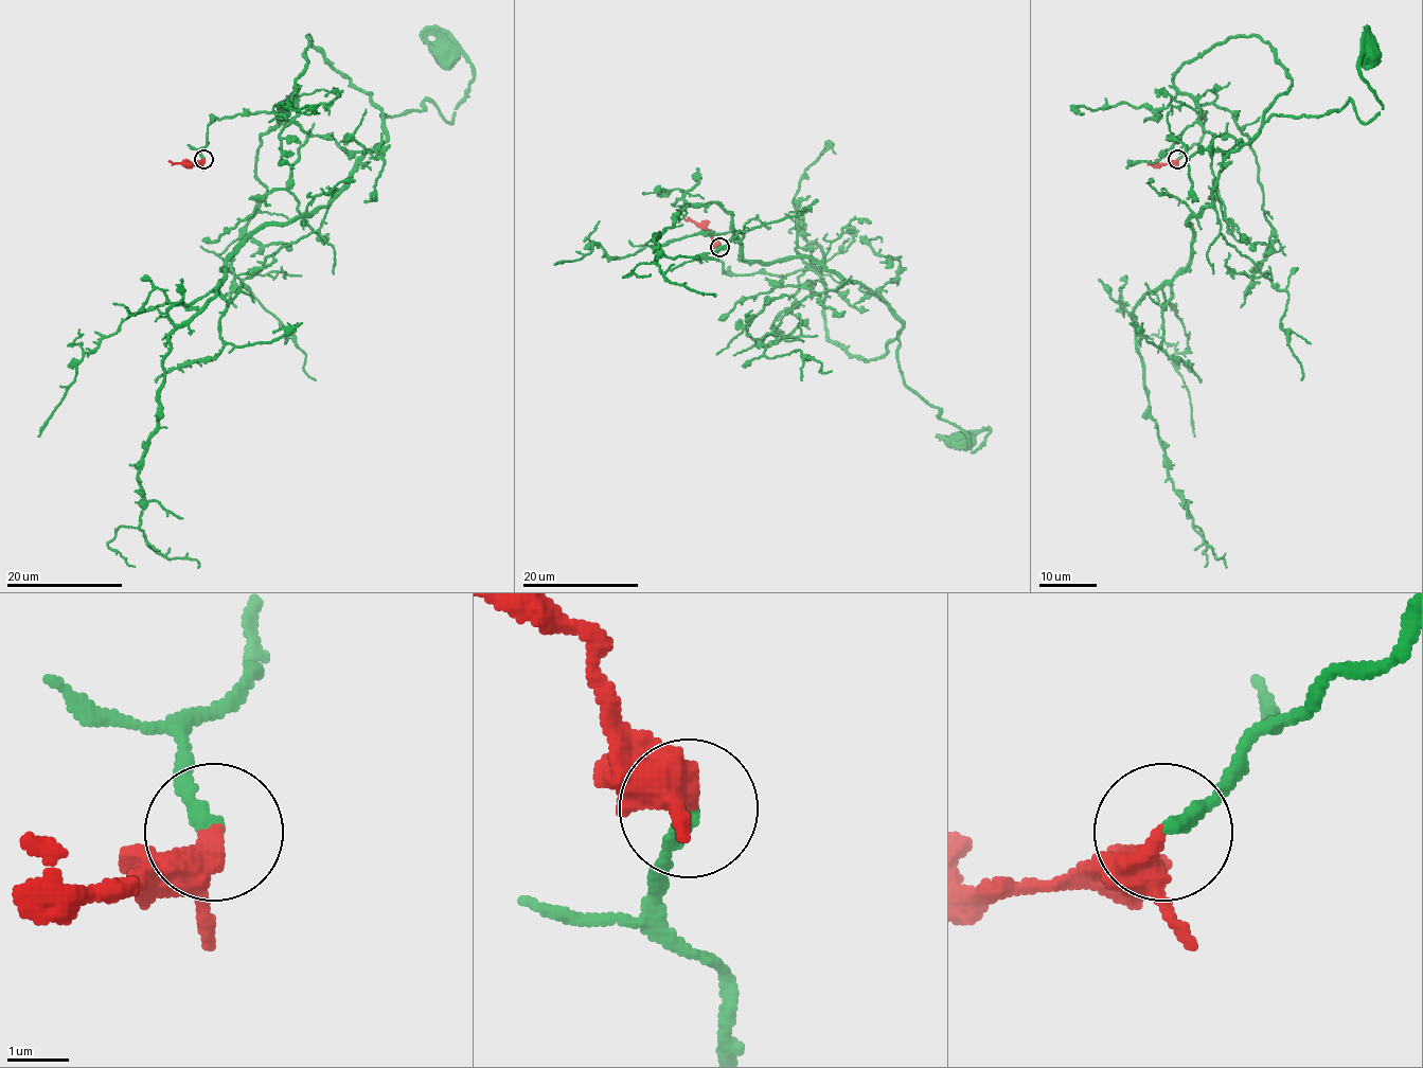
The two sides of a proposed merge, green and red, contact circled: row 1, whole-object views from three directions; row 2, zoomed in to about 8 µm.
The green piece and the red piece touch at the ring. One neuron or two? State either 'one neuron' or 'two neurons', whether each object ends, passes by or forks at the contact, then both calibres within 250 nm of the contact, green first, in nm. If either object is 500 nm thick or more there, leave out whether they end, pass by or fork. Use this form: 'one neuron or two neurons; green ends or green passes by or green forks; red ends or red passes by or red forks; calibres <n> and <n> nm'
one neuron; green ends; red passes by; calibres 240 and 360 nm

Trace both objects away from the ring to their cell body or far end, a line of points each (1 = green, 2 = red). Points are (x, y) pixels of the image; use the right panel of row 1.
1: (1177, 159), (1205, 112), (1225, 157), (1272, 116), (1350, 101), (1370, 121), (1376, 54)
2: (1177, 159), (1160, 164), (1149, 161)

